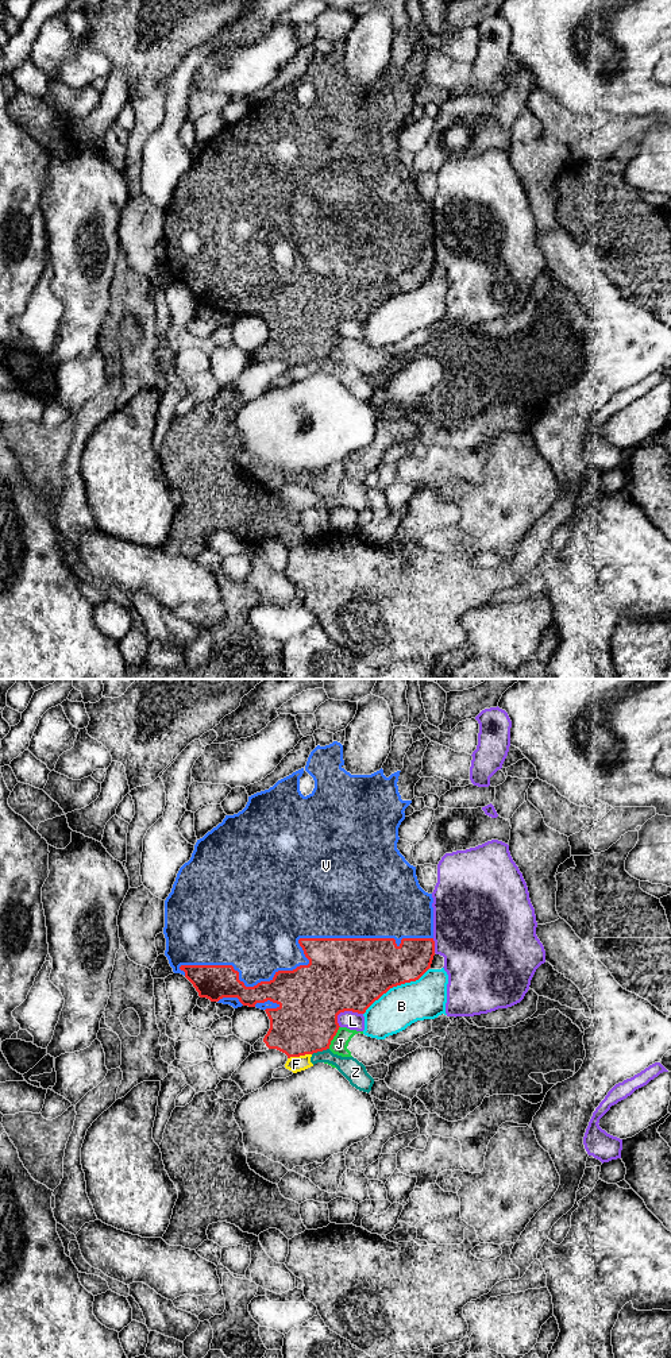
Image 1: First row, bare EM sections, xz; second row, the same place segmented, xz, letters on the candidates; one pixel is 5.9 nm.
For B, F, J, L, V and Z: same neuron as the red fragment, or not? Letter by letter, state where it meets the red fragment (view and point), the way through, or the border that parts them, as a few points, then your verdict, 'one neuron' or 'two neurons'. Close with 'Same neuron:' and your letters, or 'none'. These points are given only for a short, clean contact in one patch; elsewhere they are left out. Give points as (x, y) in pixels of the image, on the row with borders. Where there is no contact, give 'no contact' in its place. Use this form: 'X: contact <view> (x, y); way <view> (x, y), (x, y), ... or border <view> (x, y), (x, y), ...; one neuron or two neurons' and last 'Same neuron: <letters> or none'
B: contact xz (394, 986); two neurons
F: contact xz (299, 1056); border xz (311, 1053), (288, 1058); two neurons
J: contact xz (334, 1036); two neurons
L: contact xz (346, 1010); two neurons
V: contact xz (303, 949); one neuron
Z: contact xz (320, 1050); border xz (328, 1048), (312, 1054); two neurons
Same neuron: V

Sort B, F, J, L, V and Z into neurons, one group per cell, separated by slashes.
B / F J Z / L / V

